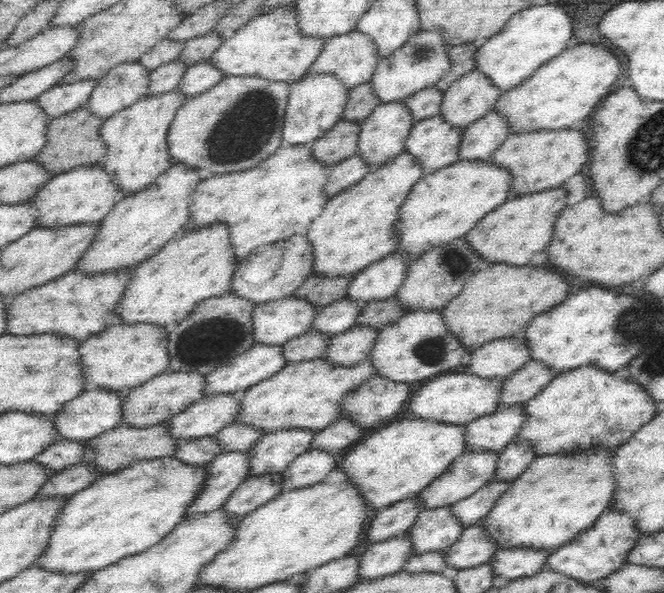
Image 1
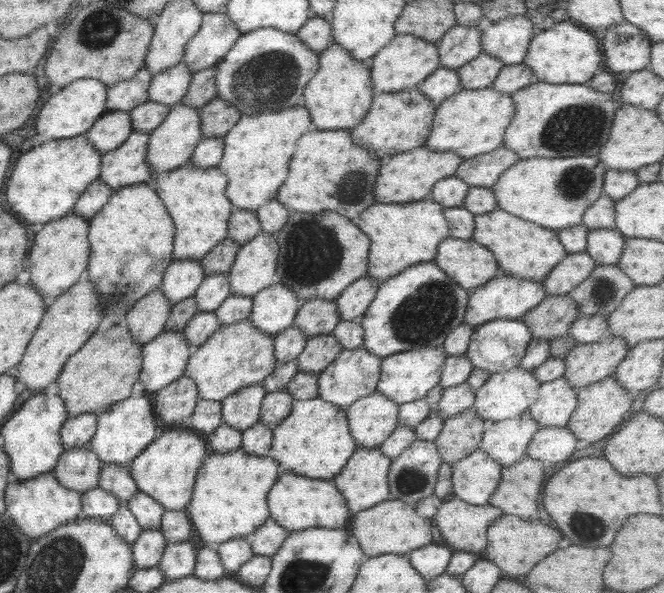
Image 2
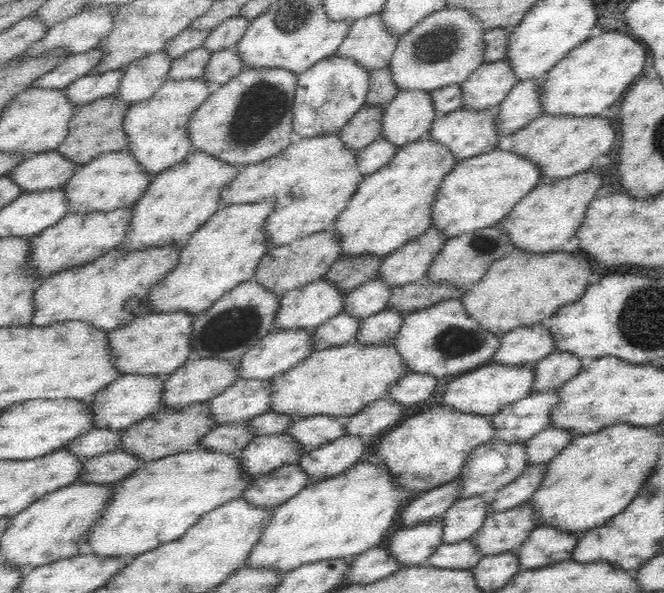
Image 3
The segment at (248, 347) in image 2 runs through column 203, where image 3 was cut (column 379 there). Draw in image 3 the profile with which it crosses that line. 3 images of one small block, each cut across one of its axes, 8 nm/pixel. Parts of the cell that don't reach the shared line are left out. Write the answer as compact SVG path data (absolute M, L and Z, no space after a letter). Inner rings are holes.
M354 341L329 349L317 350L288 372L272 379L273 398L270 412L299 418L334 416L350 418L361 414L371 403L385 400L396 383L410 374L398 347L390 342Z

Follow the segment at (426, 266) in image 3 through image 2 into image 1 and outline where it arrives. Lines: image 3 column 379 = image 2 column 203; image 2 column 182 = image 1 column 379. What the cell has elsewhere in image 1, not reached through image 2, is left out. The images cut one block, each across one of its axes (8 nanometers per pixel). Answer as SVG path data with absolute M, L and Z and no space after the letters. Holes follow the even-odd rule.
M399 250L389 254L356 274L346 297L367 303L395 296L400 285L404 284L414 260L416 257Z

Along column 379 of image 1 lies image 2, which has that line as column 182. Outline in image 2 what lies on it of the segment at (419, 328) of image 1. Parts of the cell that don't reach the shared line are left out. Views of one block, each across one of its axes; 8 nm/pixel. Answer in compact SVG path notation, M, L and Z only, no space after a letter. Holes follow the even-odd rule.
M162 330L142 345L141 368L136 382L143 386L143 392L157 392L181 378L192 350L182 331Z

